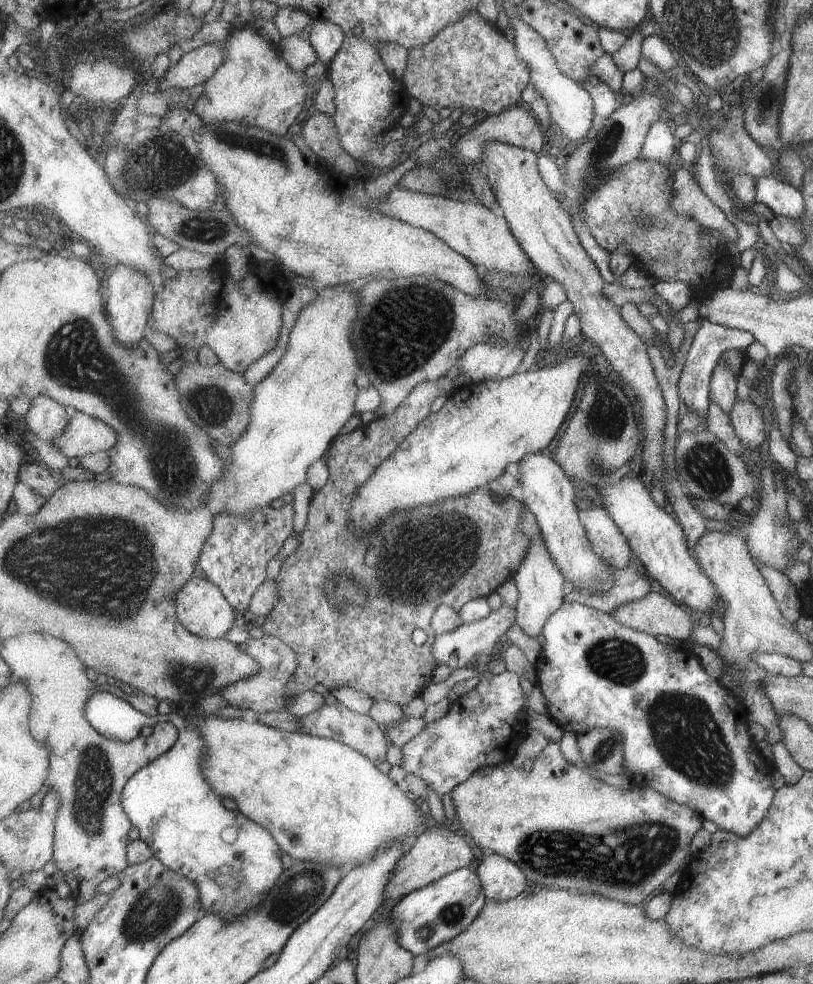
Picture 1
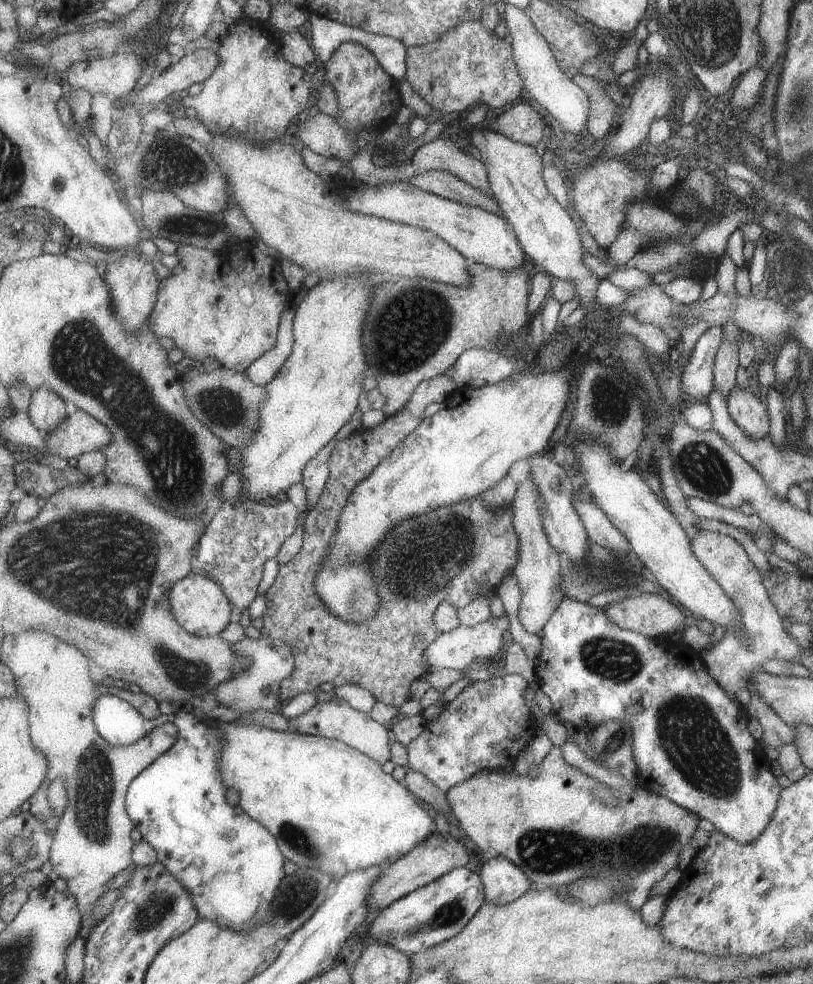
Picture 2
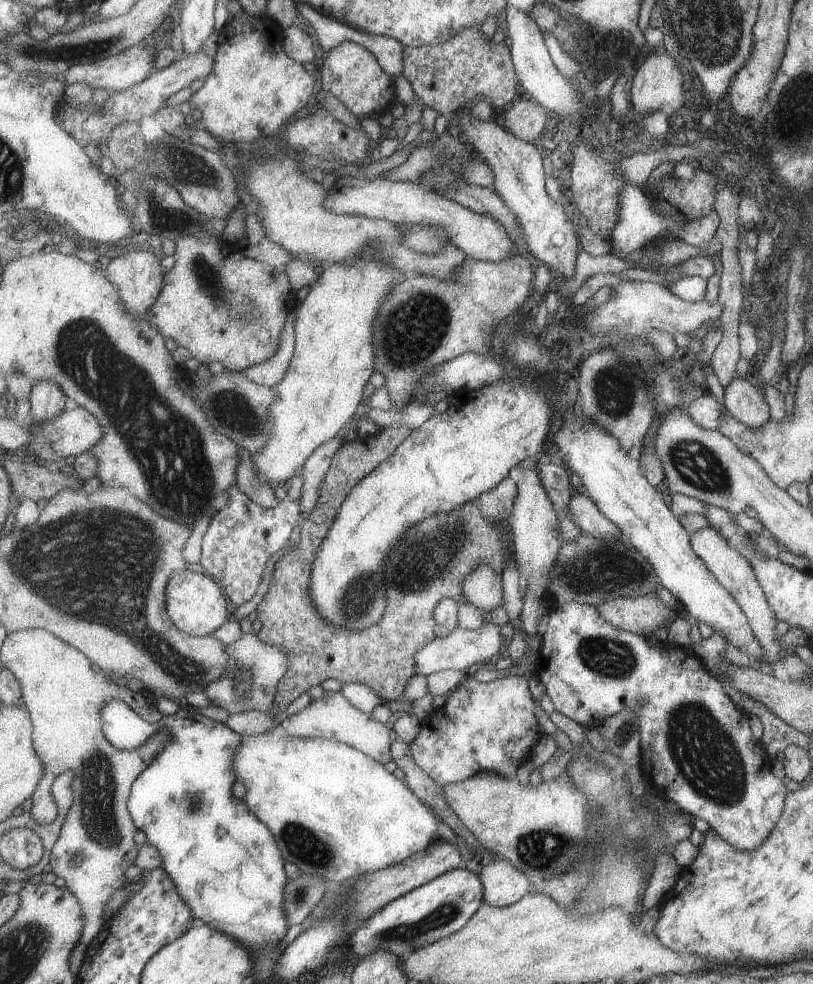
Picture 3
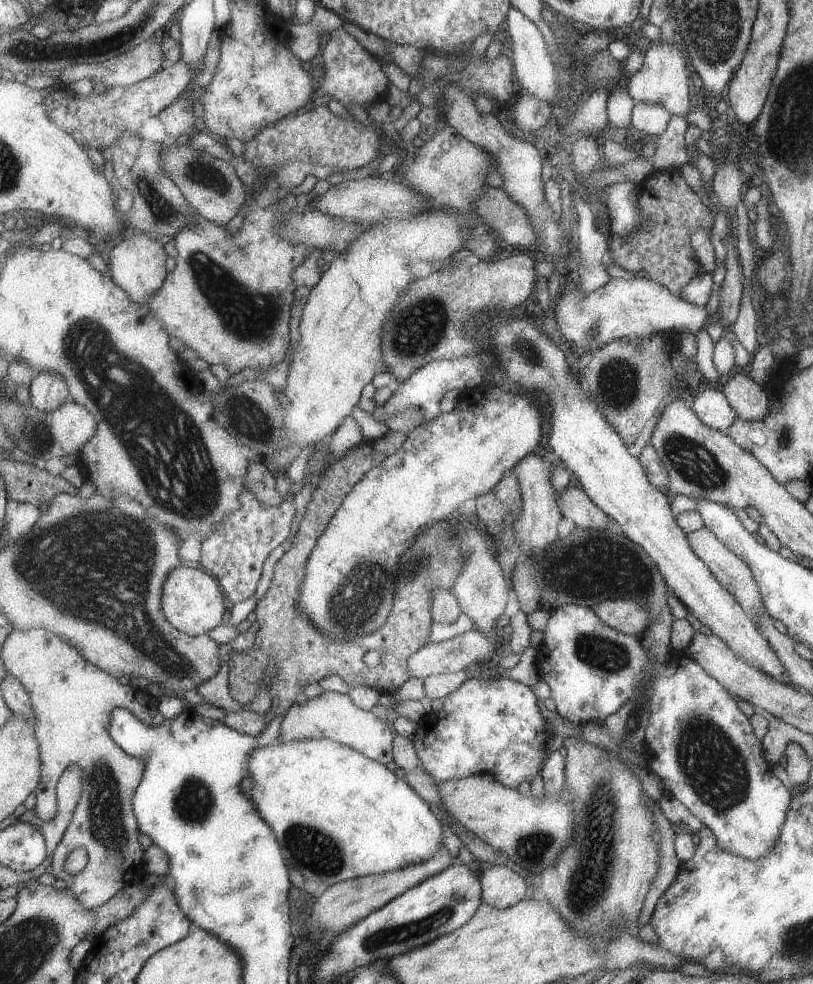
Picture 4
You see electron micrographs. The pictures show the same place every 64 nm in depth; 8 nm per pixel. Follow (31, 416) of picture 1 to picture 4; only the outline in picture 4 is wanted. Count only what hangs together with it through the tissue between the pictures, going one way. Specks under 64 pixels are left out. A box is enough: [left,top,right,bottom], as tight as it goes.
[31,374,71,414]

